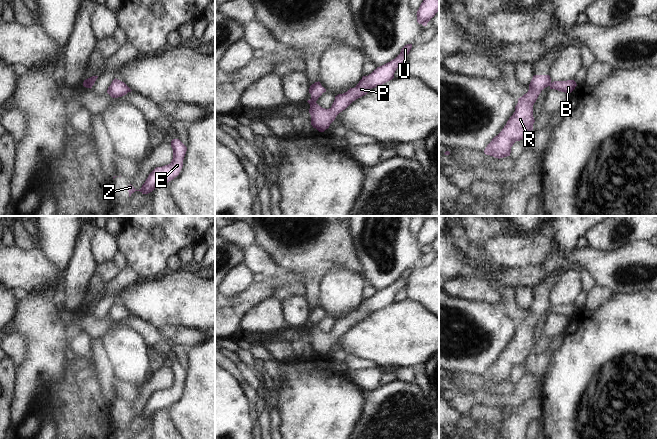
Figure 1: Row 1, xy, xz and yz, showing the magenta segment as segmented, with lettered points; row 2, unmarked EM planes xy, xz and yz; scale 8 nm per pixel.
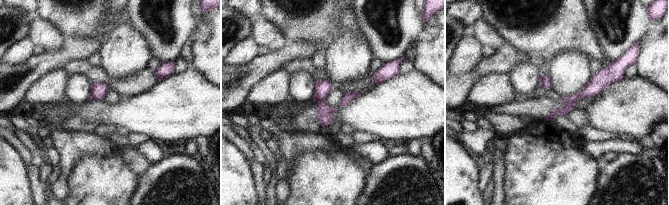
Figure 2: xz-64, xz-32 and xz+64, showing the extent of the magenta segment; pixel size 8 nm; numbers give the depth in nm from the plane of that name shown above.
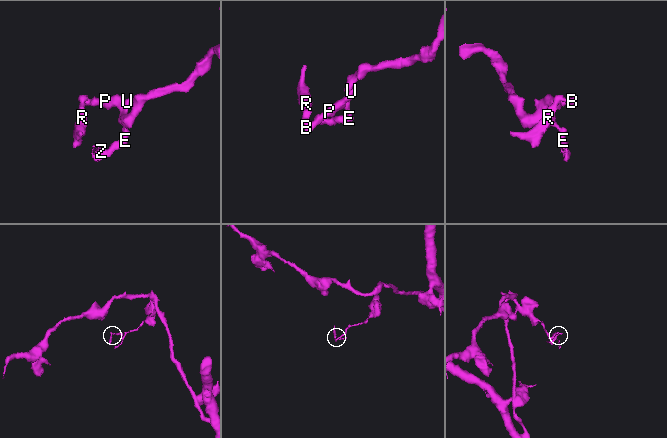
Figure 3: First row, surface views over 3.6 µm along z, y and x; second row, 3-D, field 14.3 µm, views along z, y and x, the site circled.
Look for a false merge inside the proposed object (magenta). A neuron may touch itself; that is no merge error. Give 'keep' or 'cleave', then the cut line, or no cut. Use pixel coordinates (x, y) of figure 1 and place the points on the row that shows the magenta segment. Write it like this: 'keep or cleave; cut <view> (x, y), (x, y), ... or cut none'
cleave; cut xz (315, 102), (310, 104)

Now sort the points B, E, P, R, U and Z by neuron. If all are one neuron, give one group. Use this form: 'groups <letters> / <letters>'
groups B E P U Z / R

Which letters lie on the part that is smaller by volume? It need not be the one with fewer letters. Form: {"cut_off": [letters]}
{"cut_off": ["R"]}

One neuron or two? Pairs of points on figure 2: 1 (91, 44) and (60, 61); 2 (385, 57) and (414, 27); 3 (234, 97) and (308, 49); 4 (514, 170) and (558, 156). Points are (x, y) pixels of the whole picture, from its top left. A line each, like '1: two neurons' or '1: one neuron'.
1: one neuron
2: one neuron
3: one neuron
4: one neuron

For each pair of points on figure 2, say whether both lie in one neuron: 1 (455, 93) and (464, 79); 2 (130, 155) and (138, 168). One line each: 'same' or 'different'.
1: same
2: same

